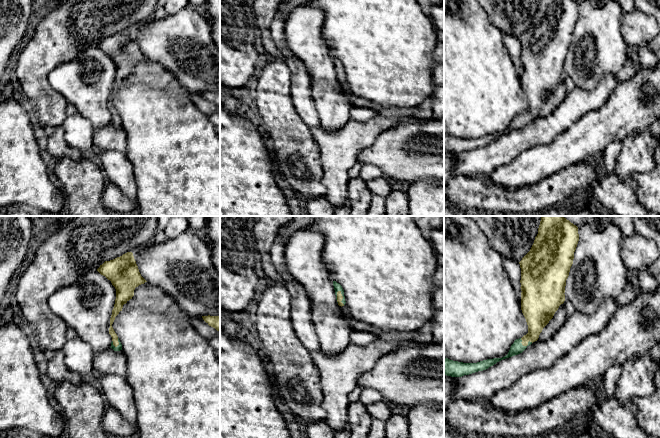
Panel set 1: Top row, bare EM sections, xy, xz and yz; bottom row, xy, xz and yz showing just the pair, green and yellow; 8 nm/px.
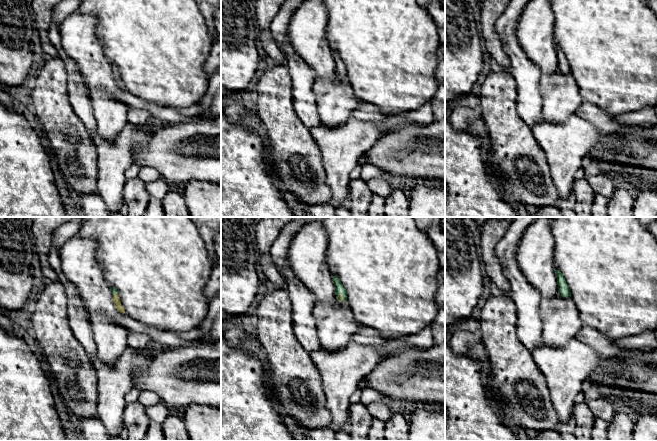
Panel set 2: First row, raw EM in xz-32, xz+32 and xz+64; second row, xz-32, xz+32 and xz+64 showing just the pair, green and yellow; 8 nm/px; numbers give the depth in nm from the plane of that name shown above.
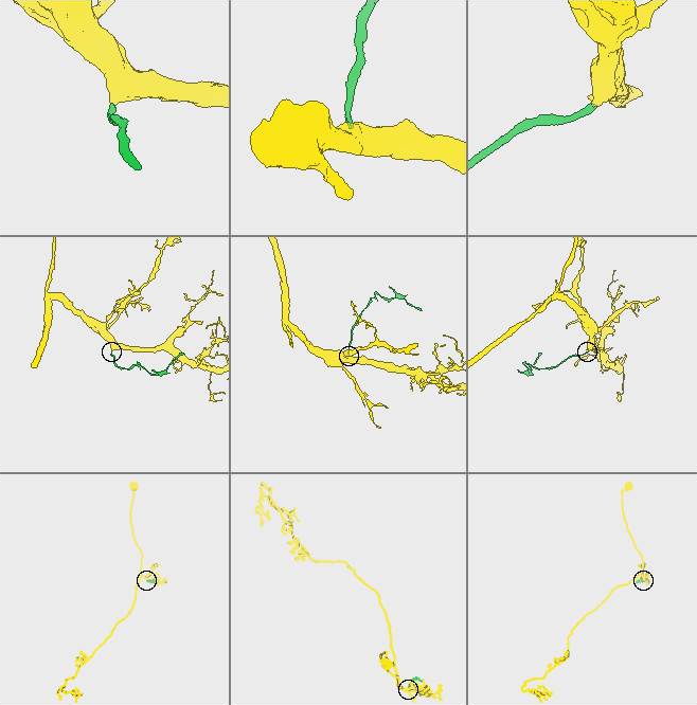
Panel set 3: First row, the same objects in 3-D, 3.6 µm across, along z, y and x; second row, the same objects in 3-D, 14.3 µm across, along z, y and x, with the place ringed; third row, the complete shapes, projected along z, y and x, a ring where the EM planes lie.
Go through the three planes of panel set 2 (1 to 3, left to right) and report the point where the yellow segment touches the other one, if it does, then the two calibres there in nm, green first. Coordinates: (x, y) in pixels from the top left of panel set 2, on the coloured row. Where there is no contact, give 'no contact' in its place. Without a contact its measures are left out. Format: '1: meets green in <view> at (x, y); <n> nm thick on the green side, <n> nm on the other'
1: meets green in xz-32 at (114, 293); 50 nm thick on the green side, 60 nm on the other
2: meets green in xz+32 at (338, 298); 80 nm thick on the green side, 30 nm on the other
3: no contact

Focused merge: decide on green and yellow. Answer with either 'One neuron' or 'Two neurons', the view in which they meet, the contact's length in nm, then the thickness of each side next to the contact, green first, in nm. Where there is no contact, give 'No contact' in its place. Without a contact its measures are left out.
One neuron. Touches green in xz. Shared border 130 nm. Thickness 60 nm (green) against 50 nm

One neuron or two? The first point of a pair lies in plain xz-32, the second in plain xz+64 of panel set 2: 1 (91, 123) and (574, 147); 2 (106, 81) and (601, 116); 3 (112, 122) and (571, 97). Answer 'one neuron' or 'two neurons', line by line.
1: two neurons
2: two neurons
3: one neuron

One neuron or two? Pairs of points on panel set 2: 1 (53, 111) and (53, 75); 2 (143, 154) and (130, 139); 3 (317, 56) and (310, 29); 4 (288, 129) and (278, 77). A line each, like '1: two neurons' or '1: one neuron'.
1: one neuron
2: two neurons
3: one neuron
4: one neuron

